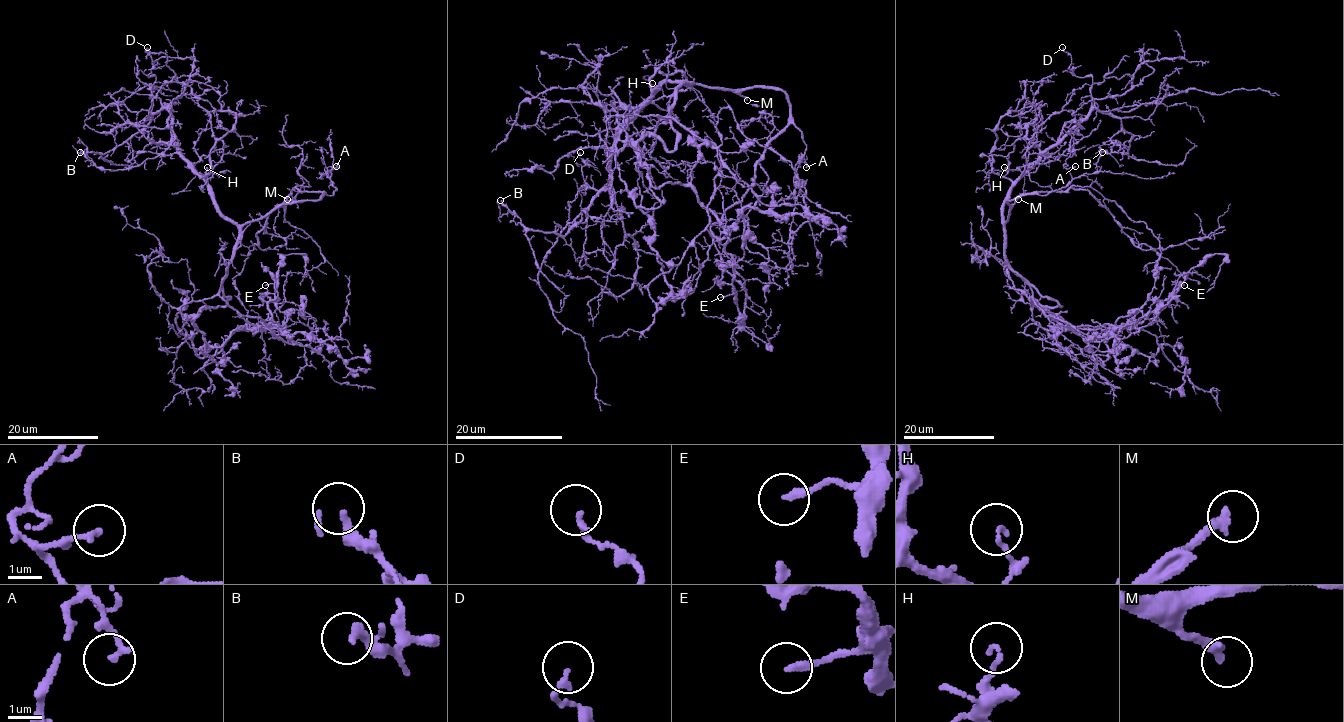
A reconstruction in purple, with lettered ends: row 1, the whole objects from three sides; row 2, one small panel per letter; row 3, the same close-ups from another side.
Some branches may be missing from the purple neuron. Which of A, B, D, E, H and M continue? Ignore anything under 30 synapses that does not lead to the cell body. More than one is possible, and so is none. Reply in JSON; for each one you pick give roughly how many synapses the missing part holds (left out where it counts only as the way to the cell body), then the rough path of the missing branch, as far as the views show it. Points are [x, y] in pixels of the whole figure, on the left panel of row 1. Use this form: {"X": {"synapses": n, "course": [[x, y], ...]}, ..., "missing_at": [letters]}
{"M": {"synapses": 30, "course": [[287, 199], [287, 188], [338, 158], [372, 158], [395, 153], [403, 144], [410, 145], [422, 118], [445, 107]]}, "missing_at": ["M"]}

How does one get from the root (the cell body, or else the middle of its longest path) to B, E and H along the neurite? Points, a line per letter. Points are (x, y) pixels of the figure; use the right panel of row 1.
B: (1003, 226), (1003, 203), (1009, 189), (1094, 108), (1116, 115), (1131, 136), (1127, 153), (1102, 152)
E: (1003, 226), (1004, 257), (1032, 299), (1074, 326), (1121, 327), (1146, 301), (1167, 300), (1184, 285)
H: (1003, 226), (1003, 203), (1011, 186), (1004, 167)

